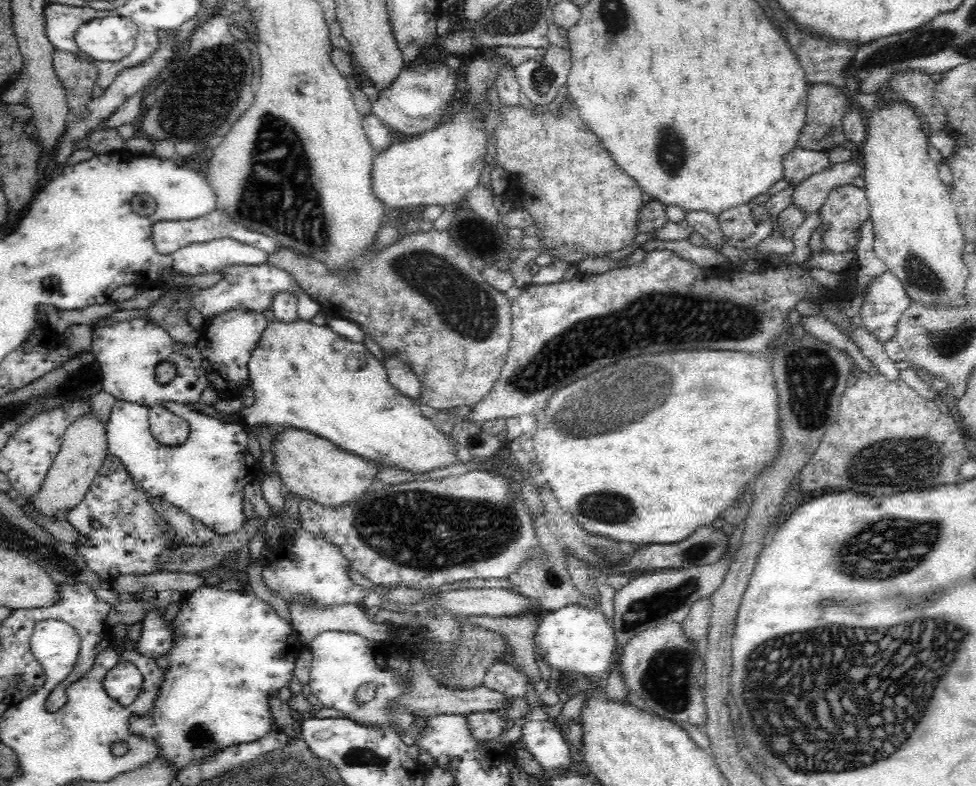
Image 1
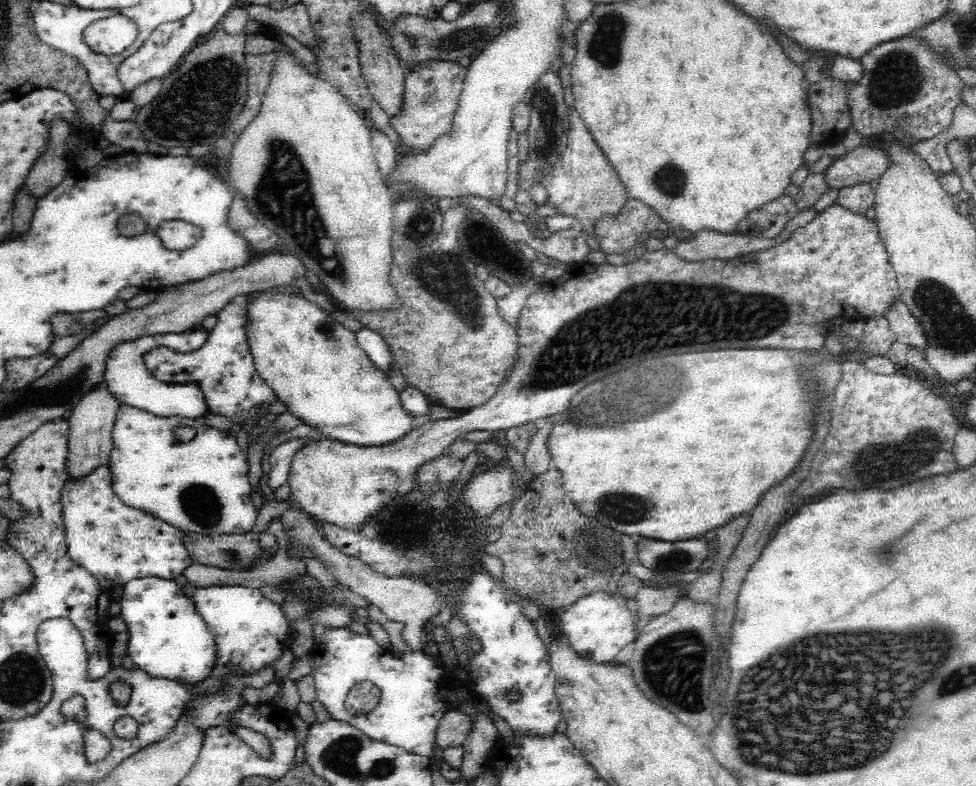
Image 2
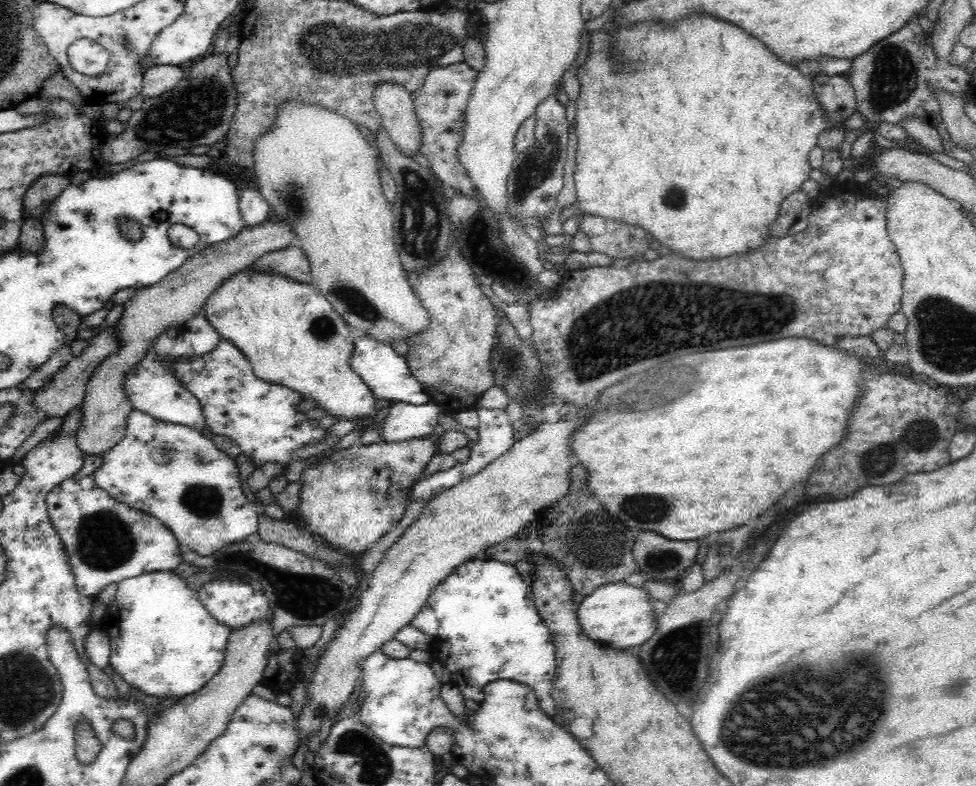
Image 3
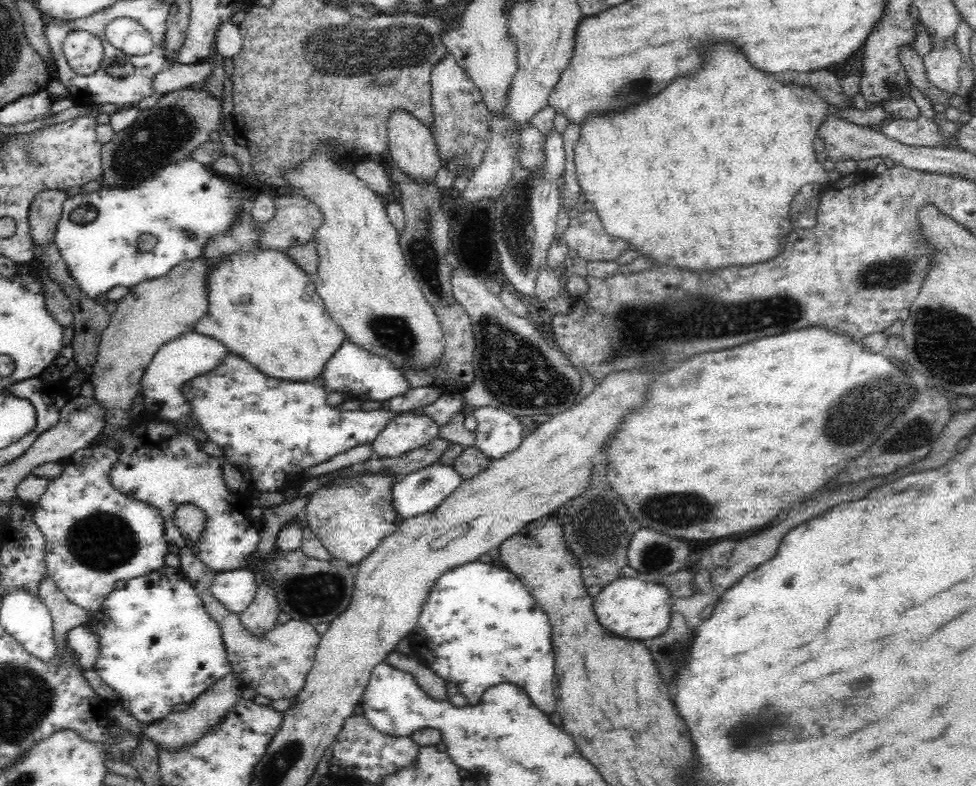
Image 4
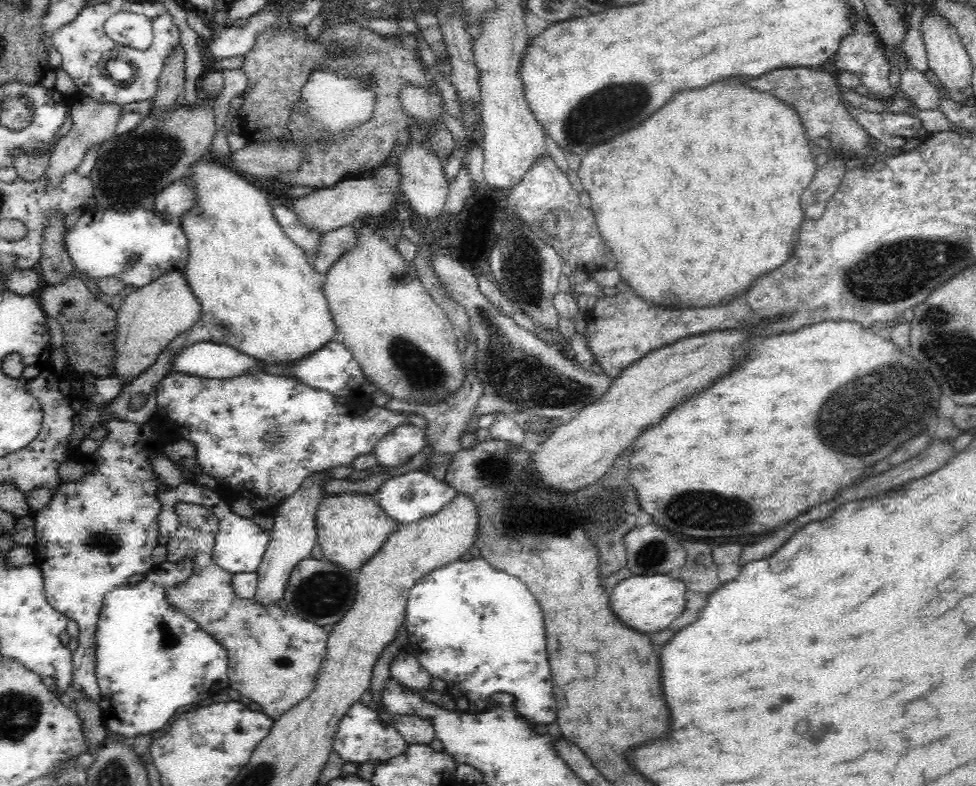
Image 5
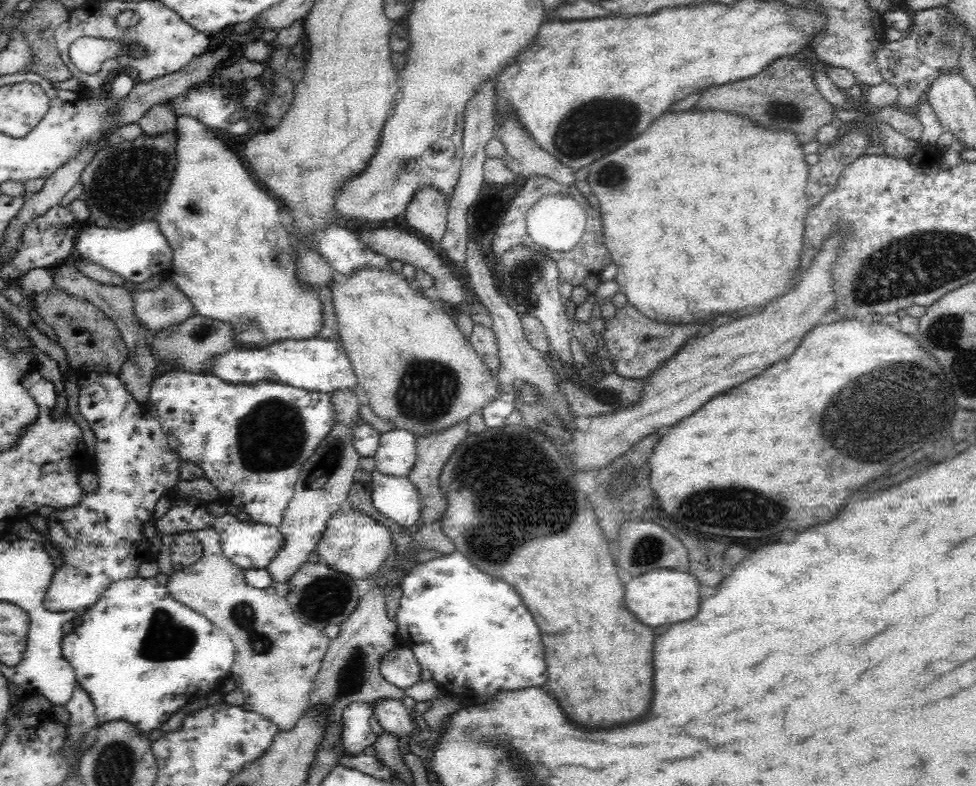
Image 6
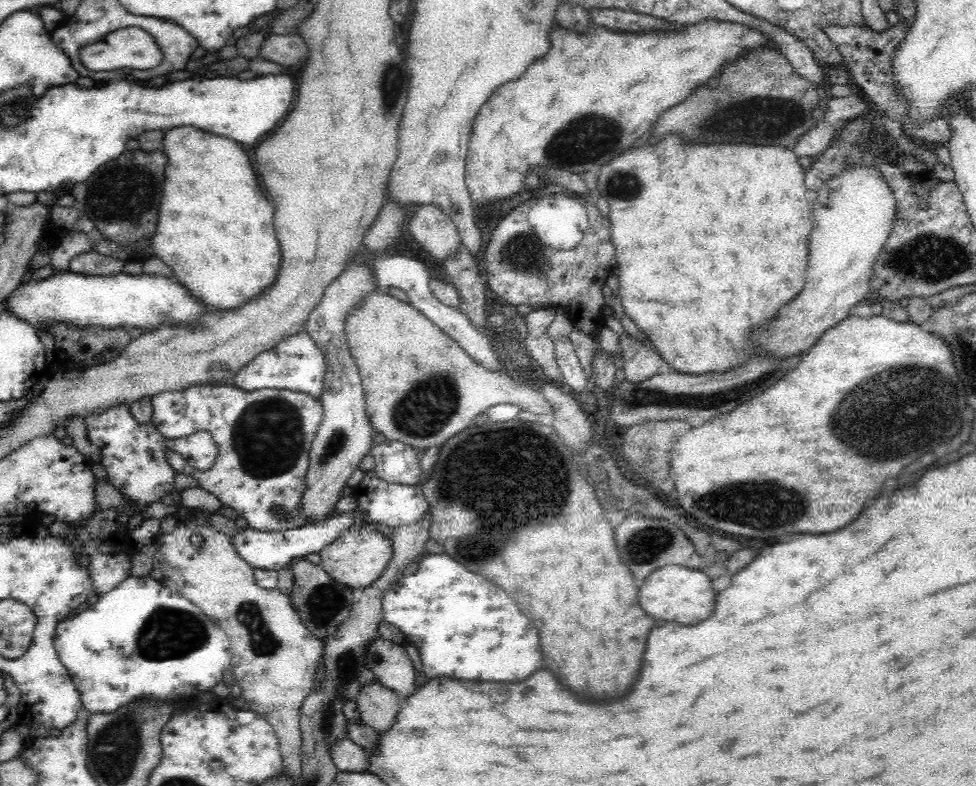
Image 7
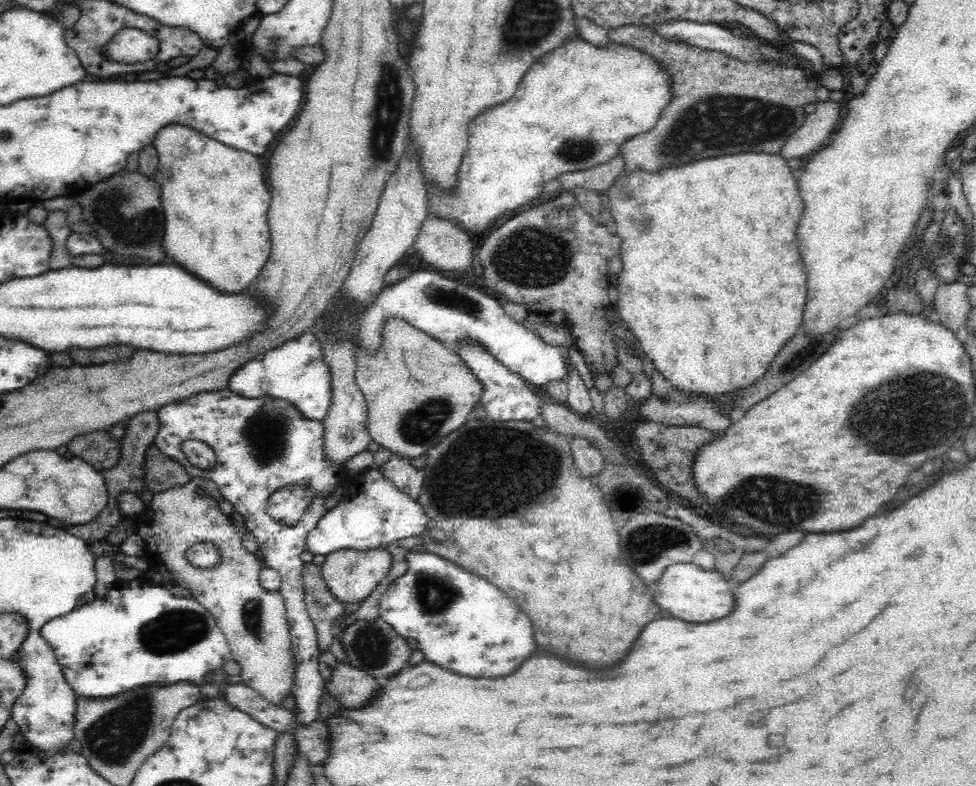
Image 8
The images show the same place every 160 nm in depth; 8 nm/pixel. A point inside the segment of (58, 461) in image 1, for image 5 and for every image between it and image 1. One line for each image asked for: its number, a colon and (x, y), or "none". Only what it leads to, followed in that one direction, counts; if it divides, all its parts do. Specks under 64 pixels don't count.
2: (90, 443)
3: (180, 296)
4: (153, 313)
5: (148, 319)

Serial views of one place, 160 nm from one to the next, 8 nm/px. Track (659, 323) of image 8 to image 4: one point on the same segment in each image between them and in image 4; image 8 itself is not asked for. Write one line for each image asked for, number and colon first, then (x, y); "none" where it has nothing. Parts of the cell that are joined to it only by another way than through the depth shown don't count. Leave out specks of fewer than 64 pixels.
4: (702, 177)
5: (728, 210)
6: (704, 213)
7: (688, 222)

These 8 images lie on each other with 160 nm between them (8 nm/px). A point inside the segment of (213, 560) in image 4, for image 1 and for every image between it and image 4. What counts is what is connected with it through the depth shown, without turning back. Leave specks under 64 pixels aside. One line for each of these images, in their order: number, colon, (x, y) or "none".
1: (206, 477)
2: (202, 486)
3: (172, 472)

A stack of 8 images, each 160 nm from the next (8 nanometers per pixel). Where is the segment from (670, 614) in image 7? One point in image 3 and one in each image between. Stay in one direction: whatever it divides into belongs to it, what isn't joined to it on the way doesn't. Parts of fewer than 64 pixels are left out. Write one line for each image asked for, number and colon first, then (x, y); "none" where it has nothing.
3: (618, 615)
4: (630, 607)
5: (649, 603)
6: (660, 596)

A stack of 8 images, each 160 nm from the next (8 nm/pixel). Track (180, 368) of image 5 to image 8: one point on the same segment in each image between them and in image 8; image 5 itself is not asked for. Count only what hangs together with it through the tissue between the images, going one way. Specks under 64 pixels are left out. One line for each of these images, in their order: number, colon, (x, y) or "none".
6: (317, 364)
7: (297, 364)
8: (295, 371)

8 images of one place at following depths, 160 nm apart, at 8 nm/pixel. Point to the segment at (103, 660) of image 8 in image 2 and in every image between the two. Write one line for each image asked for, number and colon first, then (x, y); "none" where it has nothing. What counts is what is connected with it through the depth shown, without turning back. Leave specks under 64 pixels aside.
2: (167, 638)
3: (163, 641)
4: (157, 647)
5: (151, 659)
6: (141, 665)
7: (141, 641)

